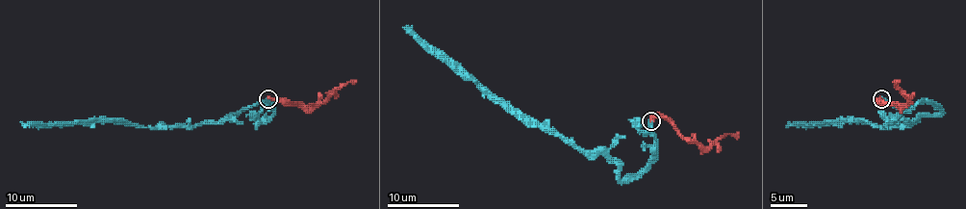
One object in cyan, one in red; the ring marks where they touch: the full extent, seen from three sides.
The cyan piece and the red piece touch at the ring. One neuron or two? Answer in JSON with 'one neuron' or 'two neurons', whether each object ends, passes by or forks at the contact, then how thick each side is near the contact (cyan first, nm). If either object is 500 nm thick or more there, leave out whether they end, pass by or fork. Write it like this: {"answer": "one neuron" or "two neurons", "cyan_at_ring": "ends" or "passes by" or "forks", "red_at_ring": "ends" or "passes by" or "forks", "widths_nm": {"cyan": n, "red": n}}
{"answer": "one neuron", "cyan_at_ring": "ends", "red_at_ring": "ends", "widths_nm": {"cyan": 280, "red": 320}}

